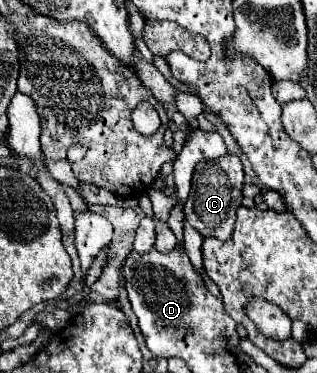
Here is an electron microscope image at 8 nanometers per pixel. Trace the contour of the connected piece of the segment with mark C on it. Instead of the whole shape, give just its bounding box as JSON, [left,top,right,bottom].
[185,154,243,240]

